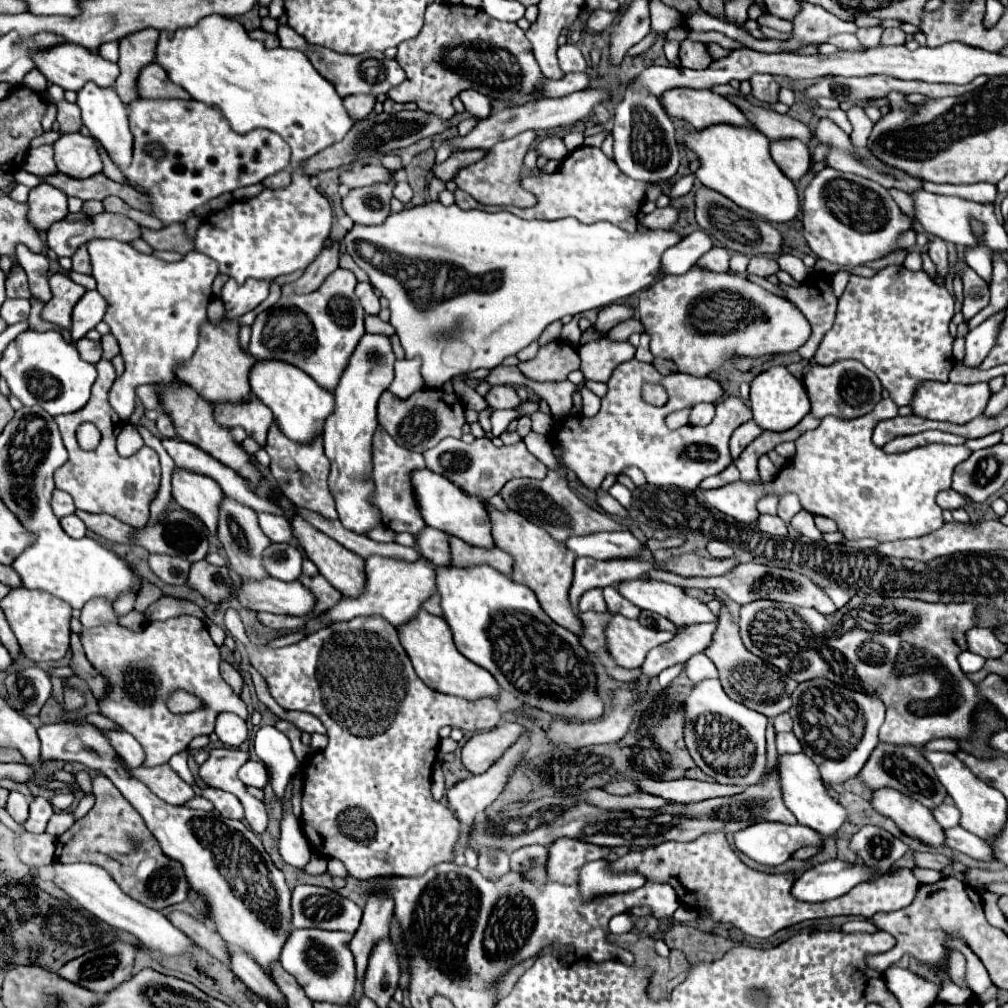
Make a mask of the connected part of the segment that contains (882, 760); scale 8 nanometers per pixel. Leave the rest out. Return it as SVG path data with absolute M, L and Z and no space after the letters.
M878 743L876 749L872 751L872 755L868 757L868 763L864 763L858 779L862 781L862 785L866 785L872 791L882 789L882 787L896 789L896 791L900 791L900 793L904 793L904 795L920 801L928 809L938 807L944 801L944 797L946 797L944 785L936 779L936 773L932 769L932 765L914 747L900 747L900 745Z

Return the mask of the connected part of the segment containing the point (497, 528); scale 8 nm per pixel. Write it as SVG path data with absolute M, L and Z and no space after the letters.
M486 505L490 521L492 521L492 535L496 545L502 551L508 551L514 557L514 573L512 579L516 583L522 583L526 587L530 587L540 605L544 607L546 615L556 621L558 625L562 625L564 629L582 635L584 631L584 623L580 619L578 613L574 613L570 599L568 599L568 591L572 585L572 577L574 577L574 559L576 555L564 547L564 543L554 541L542 527L530 523L526 517L522 517L520 513L514 511L496 511L494 507Z

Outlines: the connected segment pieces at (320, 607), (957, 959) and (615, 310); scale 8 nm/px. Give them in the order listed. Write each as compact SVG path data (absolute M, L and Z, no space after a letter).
M302 575L302 577L300 577L300 583L304 583L304 585L316 595L316 601L318 601L318 603L316 603L316 607L314 607L312 617L316 617L316 615L328 611L328 607L336 605L336 603L342 599L340 591L336 591L322 575L316 575L316 577L306 577L306 575Z
M950 951L948 957L950 957L950 959L948 959L948 961L950 961L948 967L950 967L950 977L952 977L952 981L954 981L958 987L970 991L970 987L968 987L968 983L966 983L966 959L964 959L964 955L958 953L958 951Z
M608 305L608 307L598 311L598 319L596 319L594 327L590 327L588 331L606 335L616 323L620 323L624 319L630 319L632 315L634 315L634 309L628 307L628 305Z

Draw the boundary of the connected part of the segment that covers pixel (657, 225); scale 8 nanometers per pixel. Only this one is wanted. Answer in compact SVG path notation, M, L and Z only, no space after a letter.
M668 205L664 209L654 209L640 223L650 229L672 229L674 223L678 221L678 215L680 215L680 211L672 205Z

